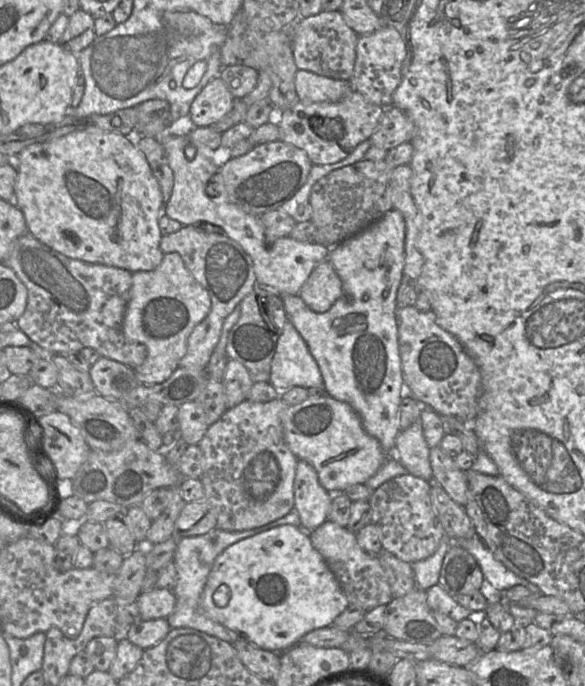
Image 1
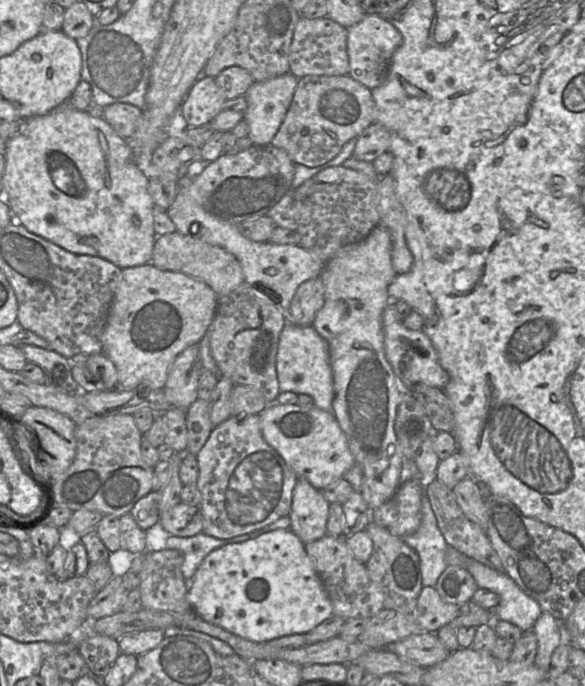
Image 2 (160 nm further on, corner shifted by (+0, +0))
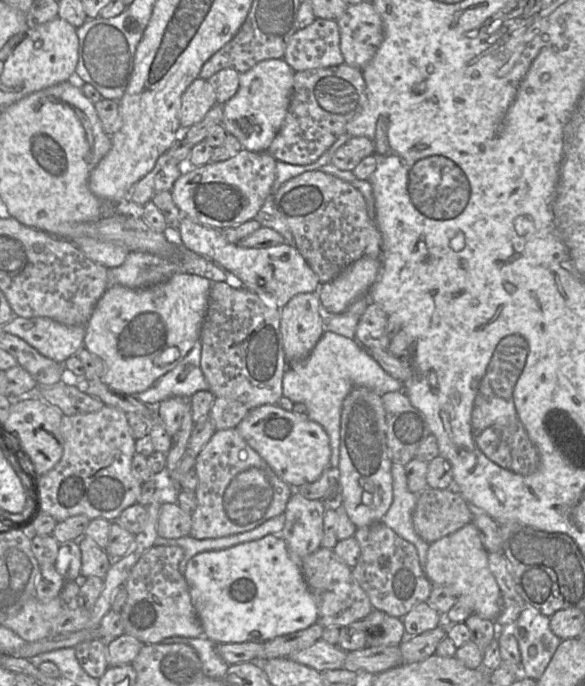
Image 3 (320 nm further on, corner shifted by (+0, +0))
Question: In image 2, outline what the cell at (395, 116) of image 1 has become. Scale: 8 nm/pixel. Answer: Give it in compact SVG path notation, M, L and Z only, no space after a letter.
M373 122L358 137L350 158L372 162L387 152L390 146L390 133L380 123Z

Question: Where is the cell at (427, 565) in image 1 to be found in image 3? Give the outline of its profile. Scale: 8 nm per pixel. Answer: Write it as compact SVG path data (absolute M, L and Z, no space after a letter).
M393 463L391 473L393 501L390 508L382 518L382 522L394 530L400 537L412 543L416 547L419 563L424 570L427 551L430 544L426 543L415 532L412 519L417 503L417 494L419 493L413 493L409 490L404 466Z

